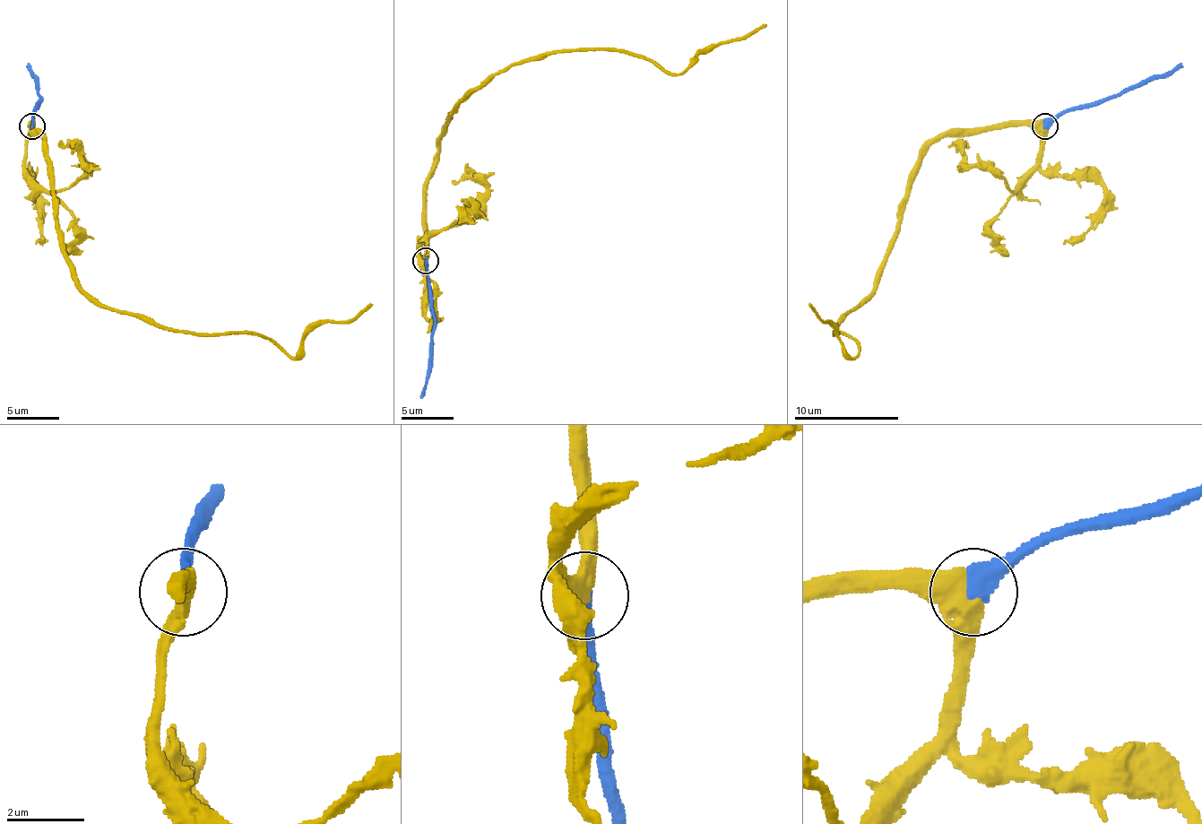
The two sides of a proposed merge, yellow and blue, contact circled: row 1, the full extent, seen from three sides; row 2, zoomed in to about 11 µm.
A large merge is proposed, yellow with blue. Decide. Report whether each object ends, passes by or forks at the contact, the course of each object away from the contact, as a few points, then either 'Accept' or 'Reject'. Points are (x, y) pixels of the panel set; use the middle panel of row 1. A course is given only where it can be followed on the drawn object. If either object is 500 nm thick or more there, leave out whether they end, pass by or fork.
At the ring yellow passes by. At the ring blue ends. Course of yellow: (425, 260), (425, 184), (436, 152), (453, 110), (496, 73), (558, 50), (621, 50), (671, 73), (765, 23). Course of blue: (425, 260), (433, 315), (433, 357), (419, 399). Accept

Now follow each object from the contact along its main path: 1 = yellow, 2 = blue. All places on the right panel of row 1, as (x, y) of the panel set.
1: (1044, 128), (968, 128), (937, 138), (911, 186), (879, 282), (834, 327), (859, 345), (856, 356), (808, 304)
2: (1044, 125), (1070, 109), (1099, 104), (1183, 65)

